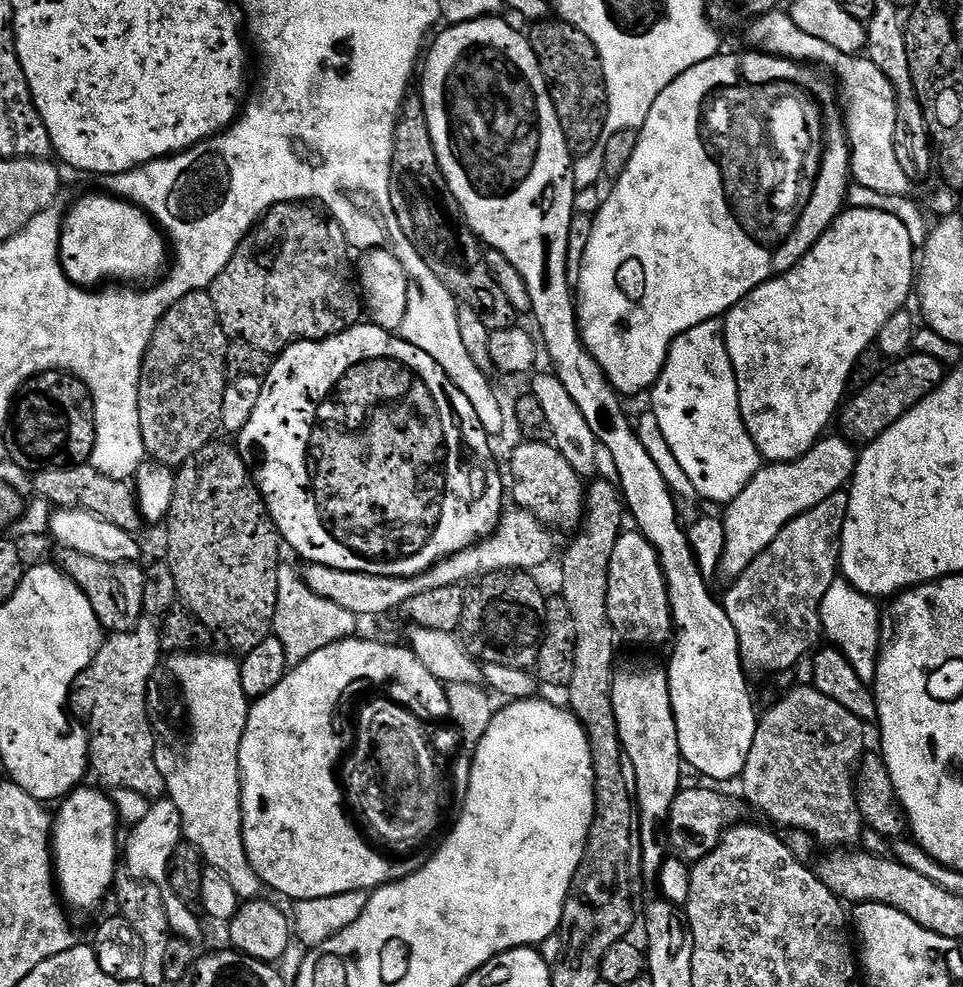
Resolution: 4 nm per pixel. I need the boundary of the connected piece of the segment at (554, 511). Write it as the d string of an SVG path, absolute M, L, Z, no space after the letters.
M520 442L520 445L512 452L512 461L508 468L512 471L510 476L510 500L513 500L517 509L523 510L537 516L542 523L549 526L561 524L564 528L581 527L586 511L586 484L585 481L576 473L574 466L562 458L562 454L556 449L555 444L549 442L539 444L538 442Z

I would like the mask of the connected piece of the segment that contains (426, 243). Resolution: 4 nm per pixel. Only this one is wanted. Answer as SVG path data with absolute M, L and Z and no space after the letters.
M409 95L400 110L390 167L390 202L398 218L398 226L407 232L418 254L424 256L426 266L438 274L438 282L449 288L460 304L475 310L488 328L513 327L518 313L514 306L510 306L506 294L502 294L498 282L494 282L494 274L490 274L484 261L485 249L472 233L472 227L466 222L454 194L450 194L450 186L442 174L438 154L430 138L424 102L419 95Z

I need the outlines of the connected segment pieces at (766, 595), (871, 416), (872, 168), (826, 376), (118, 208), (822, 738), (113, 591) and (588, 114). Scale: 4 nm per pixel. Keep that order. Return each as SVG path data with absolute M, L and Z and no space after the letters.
M847 491L830 494L814 510L806 510L806 514L791 520L782 534L752 560L750 567L735 577L736 585L722 596L726 614L738 634L740 657L749 673L777 674L795 669L796 663L821 643L820 607L826 590L838 578L840 543L847 517Z
M913 351L909 355L901 356L893 364L896 364L893 368L885 367L870 382L868 388L853 395L839 413L838 424L840 420L841 426L844 427L843 435L857 445L867 446L877 440L886 430L890 430L890 426L894 426L894 422L898 422L902 414L918 406L922 398L936 391L946 375L946 367L942 362L930 357L929 354L920 352Z
M770 11L747 25L747 47L766 56L785 56L787 60L799 60L808 66L829 68L844 87L842 119L852 149L851 179L866 190L878 190L878 194L909 195L914 188L913 181L908 179L906 170L898 166L898 154L894 154L896 91L886 74L882 74L882 70L878 70L867 55L847 56L842 54L842 50L834 50L834 46L829 46L827 42L805 34L787 11L780 11Z
M848 208L841 211L835 222L822 234L822 238L818 238L818 242L814 242L810 251L790 271L775 276L773 280L768 280L762 286L758 286L726 313L722 320L724 341L738 382L738 402L740 403L742 422L746 426L754 446L767 463L789 464L802 458L829 431L828 423L831 420L833 423L834 417L845 399L848 391L848 379L860 356L875 345L882 326L886 326L886 322L890 322L890 318L894 318L894 314L905 311L907 304L904 303L908 299L913 299L917 275L918 252L910 238L910 230L906 230L906 226L902 226L902 222L898 222L898 218L894 218L894 214L882 214L882 210Z
M84 196L63 217L60 226L60 265L71 284L95 289L99 280L148 286L165 275L170 245L155 220L137 204L119 196Z
M795 686L780 696L781 700L759 717L754 734L754 746L750 746L750 758L746 758L746 770L742 777L743 799L753 804L762 815L787 830L806 832L817 845L825 844L828 850L844 850L859 841L864 831L864 821L856 805L856 773L865 755L865 721L859 720L850 710L838 706L834 698L826 698L811 686Z
M60 548L58 554L60 554L58 567L88 595L90 606L94 606L94 614L98 614L98 622L104 627L105 633L130 632L140 623L144 616L142 593L146 587L146 582L144 581L144 568L139 563L111 564L110 562L98 562L98 558L86 558L86 554L78 554L78 550L73 548Z
M559 18L533 23L531 28L527 38L548 84L568 151L576 158L590 154L590 150L601 147L605 139L604 127L608 117L608 87L598 50L582 30Z

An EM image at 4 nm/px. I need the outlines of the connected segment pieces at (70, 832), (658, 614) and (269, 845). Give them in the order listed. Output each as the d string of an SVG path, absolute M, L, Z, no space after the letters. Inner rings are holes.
M77 787L63 797L59 805L60 813L55 813L52 854L54 875L63 903L69 909L92 912L107 896L109 899L118 875L118 808L113 797L111 800L110 797L103 796L99 787L84 787Z
M639 530L621 531L608 567L608 617L617 637L628 644L664 644L674 636L668 587L660 559Z
M349 638L339 640L306 658L301 664L289 667L288 672L270 690L270 694L260 697L248 709L248 721L242 734L240 747L240 801L242 802L242 830L244 831L244 845L246 858L250 858L250 866L254 866L254 874L258 874L261 885L265 889L273 888L284 896L289 896L292 902L309 900L310 898L330 898L334 894L347 892L367 892L391 884L397 880L404 880L410 874L429 861L437 849L443 844L446 834L448 816L457 815L459 803L454 802L455 778L444 768L439 768L440 760L428 741L426 720L412 720L412 716L404 716L392 700L396 700L396 686L404 688L396 676L429 676L430 671L408 672L408 668L420 668L422 663L415 657L411 648L395 648L394 645L379 644L376 640L360 640ZM376 732L380 732L380 740L384 744L376 744ZM384 732L416 732L416 736L408 736L408 740L388 740Z

